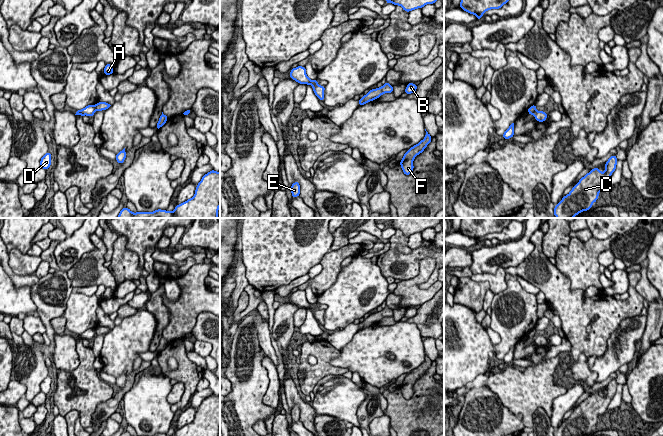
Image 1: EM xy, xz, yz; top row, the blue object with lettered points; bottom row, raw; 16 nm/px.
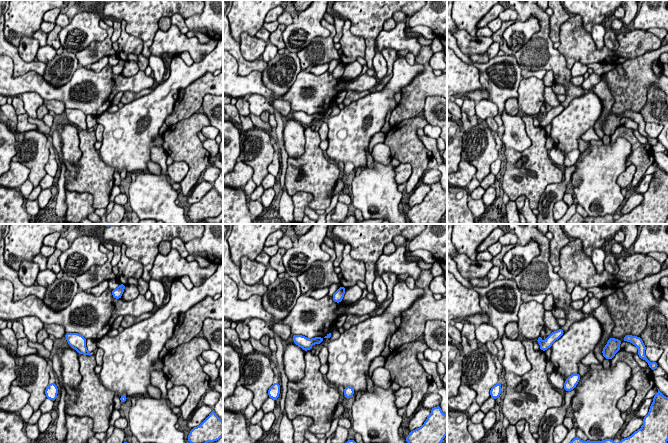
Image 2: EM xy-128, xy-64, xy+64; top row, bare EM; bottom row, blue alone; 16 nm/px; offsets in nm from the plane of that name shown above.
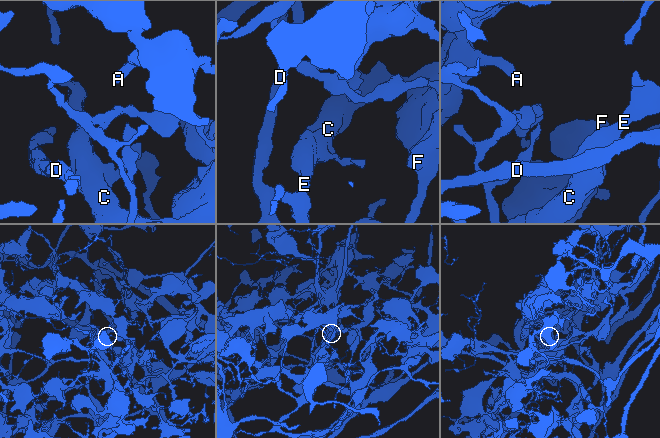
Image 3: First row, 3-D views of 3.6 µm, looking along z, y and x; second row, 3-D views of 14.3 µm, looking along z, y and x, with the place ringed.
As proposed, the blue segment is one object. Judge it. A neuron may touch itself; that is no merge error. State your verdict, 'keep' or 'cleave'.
cleave

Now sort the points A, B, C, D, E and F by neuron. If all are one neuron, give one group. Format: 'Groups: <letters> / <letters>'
Groups: A B C E F / D

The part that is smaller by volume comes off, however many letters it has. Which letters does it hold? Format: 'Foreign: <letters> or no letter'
Foreign: D

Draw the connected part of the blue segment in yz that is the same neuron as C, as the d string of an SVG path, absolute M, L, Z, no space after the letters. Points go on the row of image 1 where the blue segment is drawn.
M612 155L606 162L603 173L595 167L582 177L569 194L555 205L554 216L557 218L574 218L579 213L591 209L592 204L597 201L599 193L607 187L616 165L616 155Z

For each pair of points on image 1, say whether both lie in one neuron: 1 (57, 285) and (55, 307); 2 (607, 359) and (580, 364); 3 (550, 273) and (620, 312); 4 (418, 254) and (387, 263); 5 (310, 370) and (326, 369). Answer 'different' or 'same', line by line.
1: same
2: different
3: same
4: same
5: same

